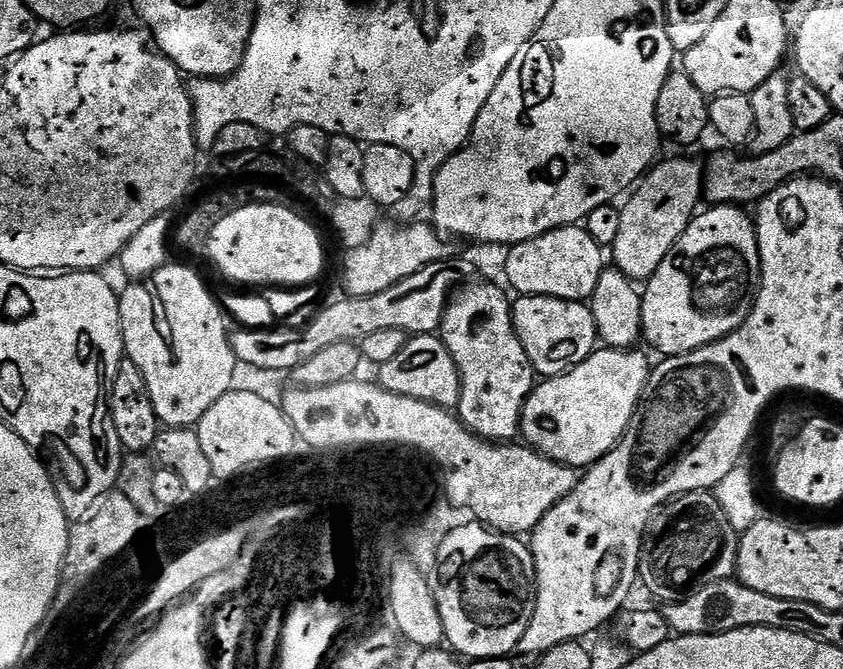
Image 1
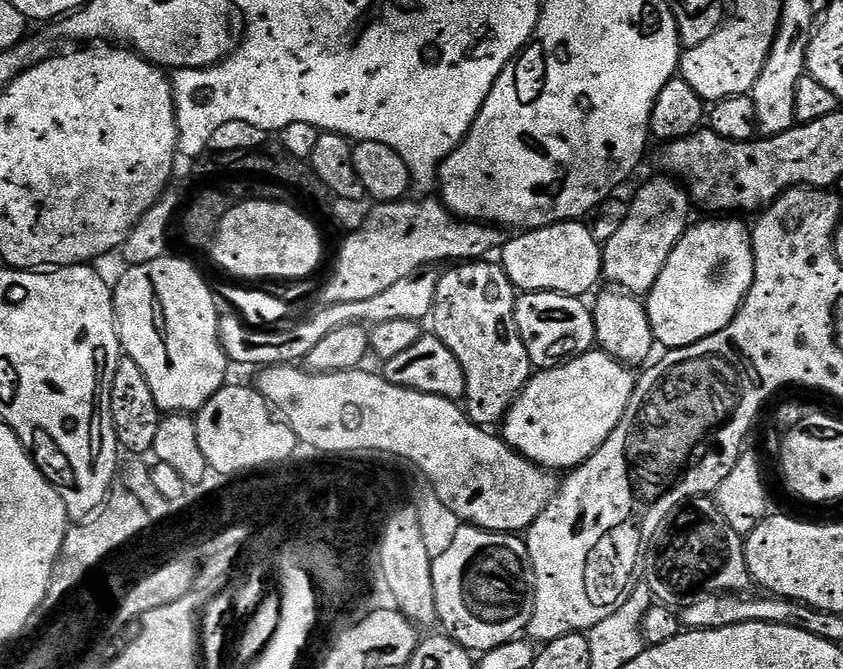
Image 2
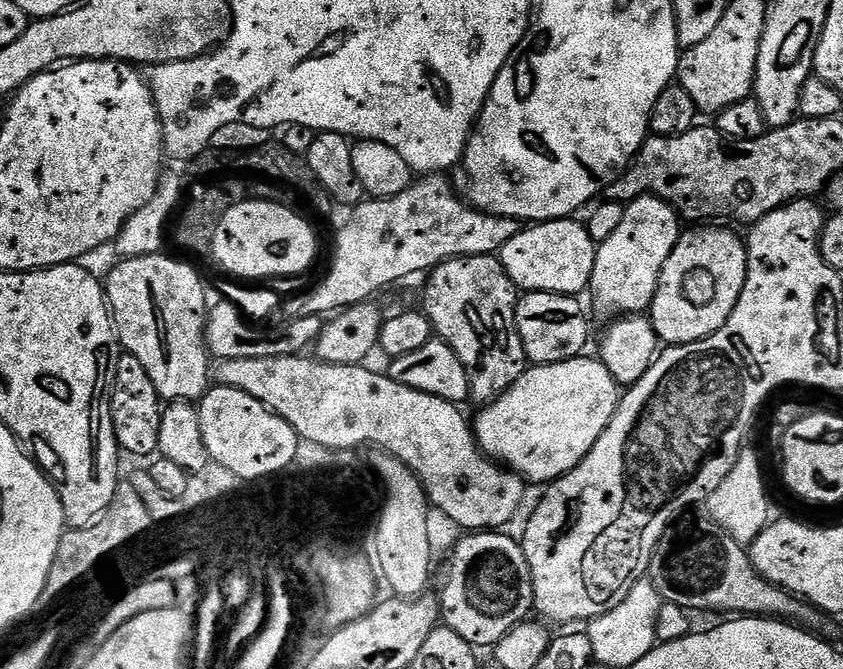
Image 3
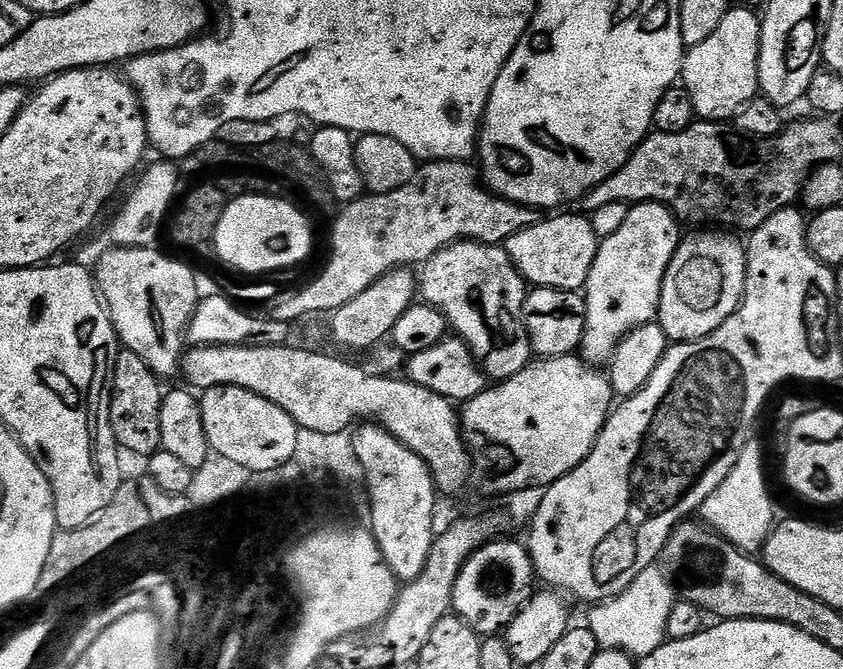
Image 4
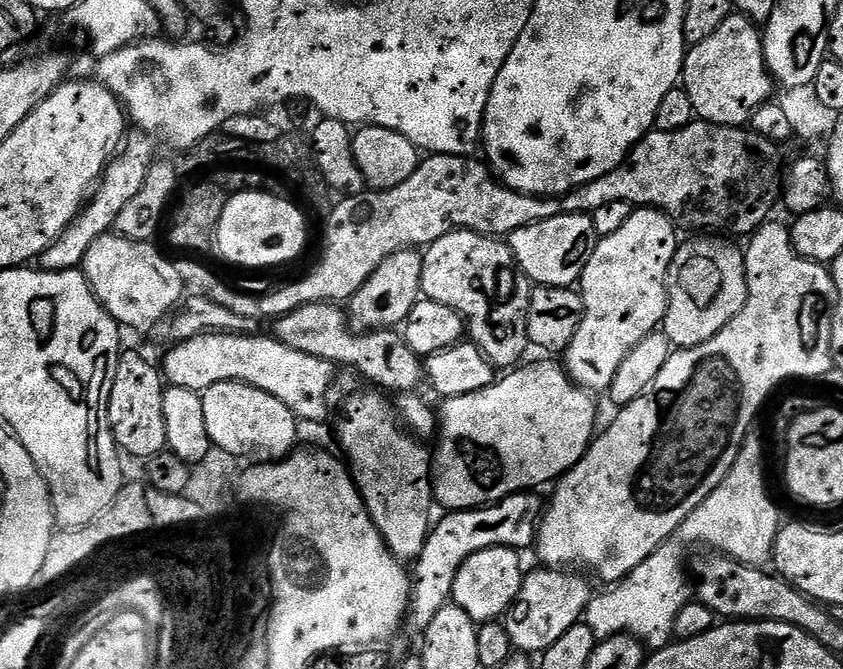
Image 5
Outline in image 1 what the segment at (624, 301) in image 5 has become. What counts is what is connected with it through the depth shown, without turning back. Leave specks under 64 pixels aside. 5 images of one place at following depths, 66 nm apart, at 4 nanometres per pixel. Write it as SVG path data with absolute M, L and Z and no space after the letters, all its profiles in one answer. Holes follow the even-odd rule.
M663 160L644 173L639 183L635 185L634 191L627 197L628 205L620 208L622 223L618 230L618 238L614 238L610 249L610 260L633 282L646 282L656 273L658 266L662 266L662 258L666 258L666 254L672 252L672 247L678 242L678 238L682 238L686 226L690 226L693 216L697 215L701 207L699 204L702 204L704 195L702 164L696 160Z

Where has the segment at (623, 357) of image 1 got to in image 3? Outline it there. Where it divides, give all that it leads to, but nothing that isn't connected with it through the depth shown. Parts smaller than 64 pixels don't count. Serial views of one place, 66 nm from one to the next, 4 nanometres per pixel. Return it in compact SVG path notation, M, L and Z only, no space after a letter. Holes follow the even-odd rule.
M581 354L575 356L572 360L566 362L558 362L557 364L538 364L535 366L525 367L524 373L518 378L518 382L514 382L514 386L510 386L505 390L497 400L485 405L479 409L480 412L474 416L474 431L476 434L476 441L479 442L480 448L490 458L498 461L505 469L511 470L517 476L523 478L525 481L540 484L539 486L547 485L549 482L558 479L560 476L565 476L570 470L574 470L574 466L578 466L586 458L586 454L590 454L590 450L594 446L594 442L598 442L598 438L606 430L606 426L610 422L610 418L614 418L616 408L620 404L622 395L621 385L616 383L616 379L610 374L610 370L606 370L606 366L599 358L588 357L588 354Z

